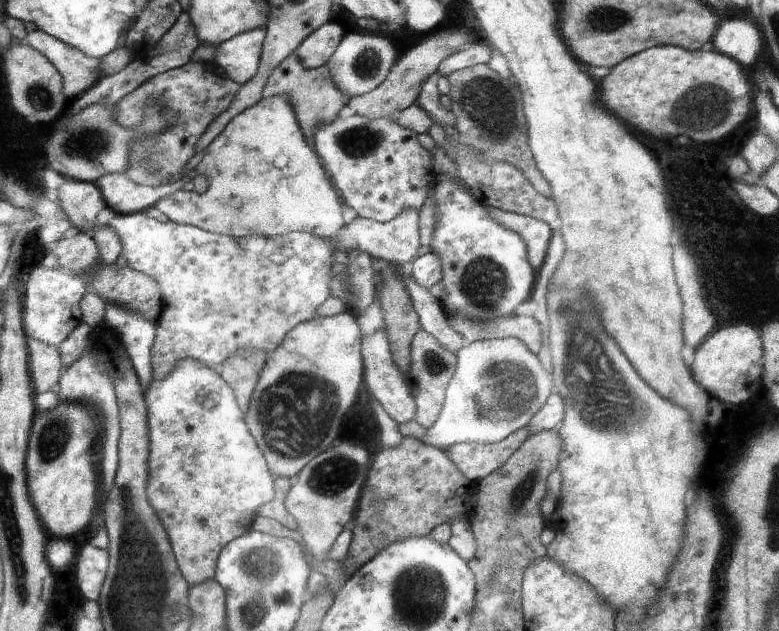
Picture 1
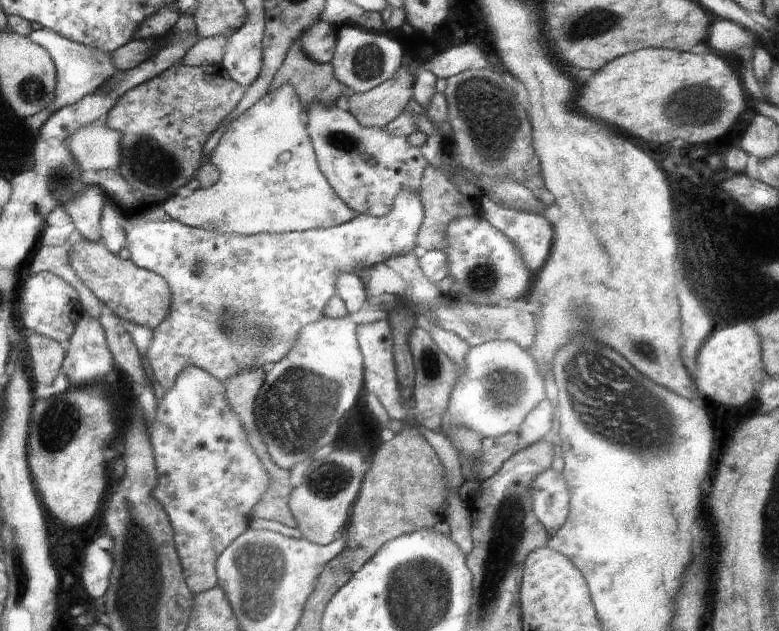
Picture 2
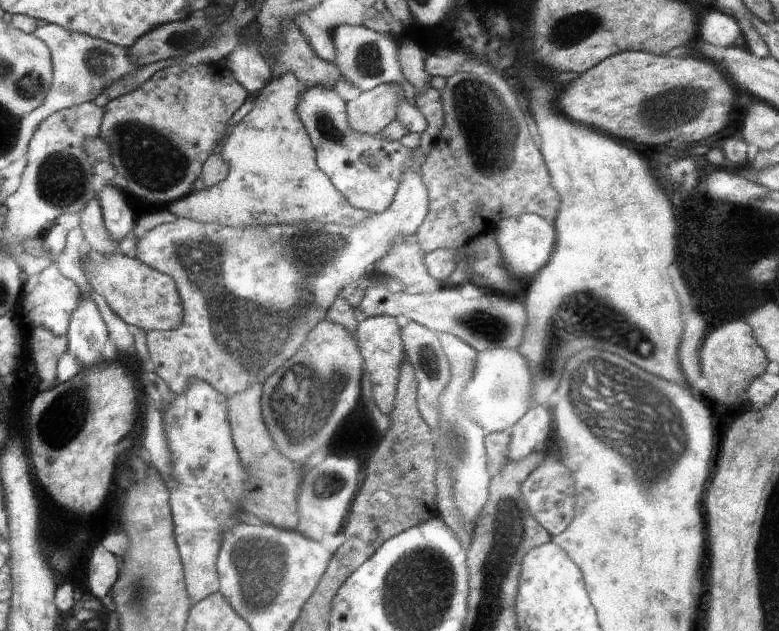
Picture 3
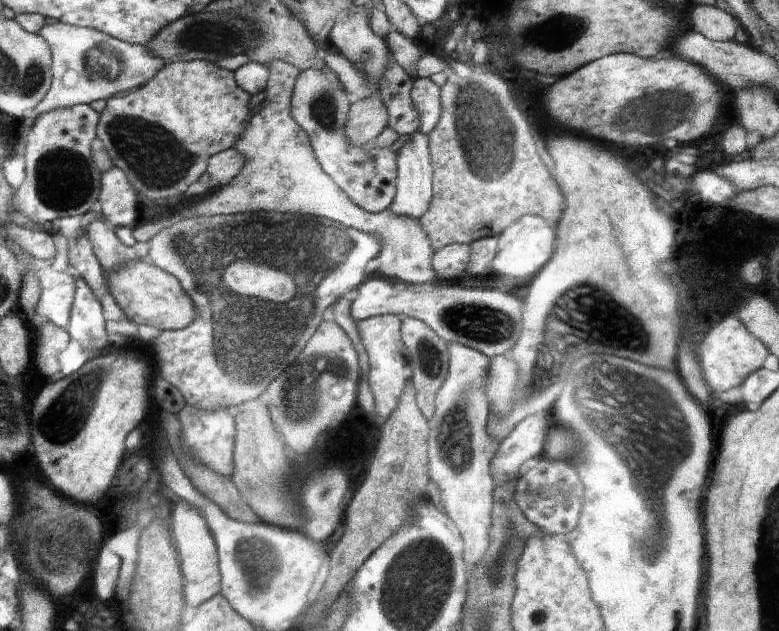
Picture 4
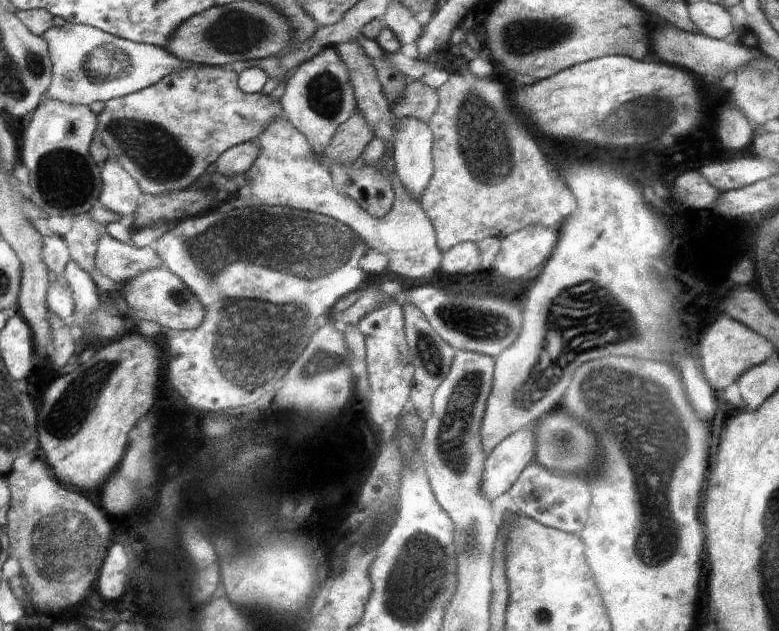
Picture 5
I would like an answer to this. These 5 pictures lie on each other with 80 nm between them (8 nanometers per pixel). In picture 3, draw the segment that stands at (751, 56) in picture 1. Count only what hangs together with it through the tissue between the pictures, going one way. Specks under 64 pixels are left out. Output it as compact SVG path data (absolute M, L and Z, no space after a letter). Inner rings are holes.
M718 9L708 10L699 16L698 37L714 46L734 46L734 41L742 29L732 15Z

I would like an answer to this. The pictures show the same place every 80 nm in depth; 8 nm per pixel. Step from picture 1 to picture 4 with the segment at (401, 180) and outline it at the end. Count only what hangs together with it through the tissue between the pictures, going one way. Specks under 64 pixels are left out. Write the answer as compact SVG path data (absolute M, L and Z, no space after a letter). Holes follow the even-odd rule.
M324 62L324 67L297 71L295 85L291 94L292 118L308 133L312 148L322 170L349 196L349 199L371 215L389 208L395 197L397 179L397 152L379 149L372 144L363 147L350 147L344 132L344 125L351 103L346 100L347 90L336 75Z

